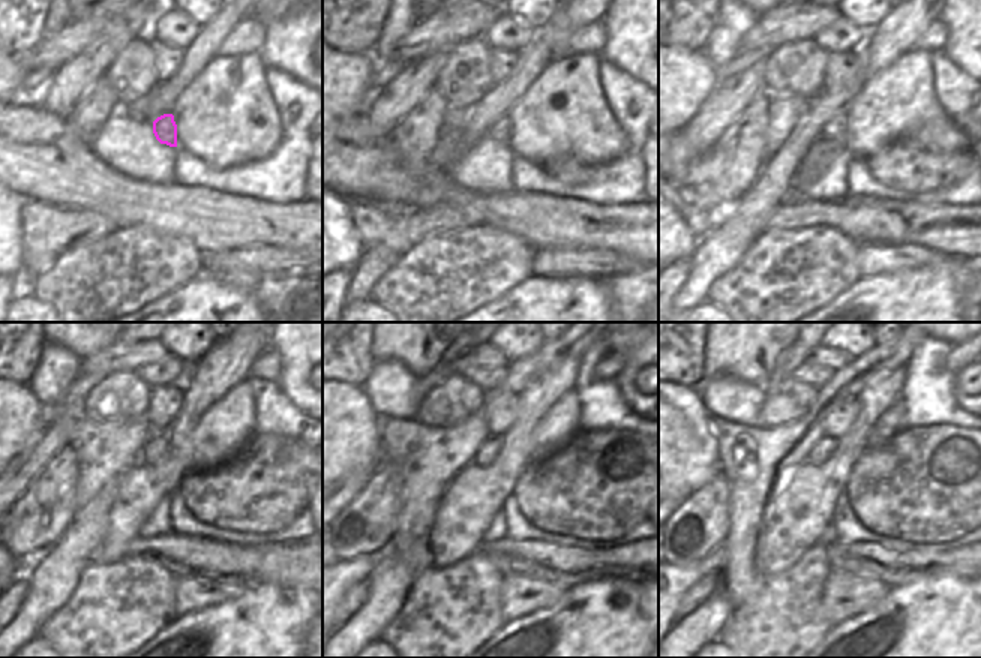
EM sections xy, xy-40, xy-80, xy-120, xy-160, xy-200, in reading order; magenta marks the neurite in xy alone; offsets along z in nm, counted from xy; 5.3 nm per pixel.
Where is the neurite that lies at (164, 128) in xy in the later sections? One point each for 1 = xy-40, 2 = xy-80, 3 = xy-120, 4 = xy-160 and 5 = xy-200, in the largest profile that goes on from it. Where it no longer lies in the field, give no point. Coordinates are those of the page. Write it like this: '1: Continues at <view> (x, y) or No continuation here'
1: Continues at xy-40 (500, 131)
2: Continues at xy-80 (836, 128)
3: Continues at xy-120 (156, 447)
4: Continues at xy-160 (489, 450)
5: Continues at xy-200 (824, 448).

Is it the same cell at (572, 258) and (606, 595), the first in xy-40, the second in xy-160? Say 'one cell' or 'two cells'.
two cells

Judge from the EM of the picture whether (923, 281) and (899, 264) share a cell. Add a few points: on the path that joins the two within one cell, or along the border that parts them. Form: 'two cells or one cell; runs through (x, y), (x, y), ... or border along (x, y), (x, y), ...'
two cells; border along (941, 261), (932, 266), (884, 272), (872, 276)

